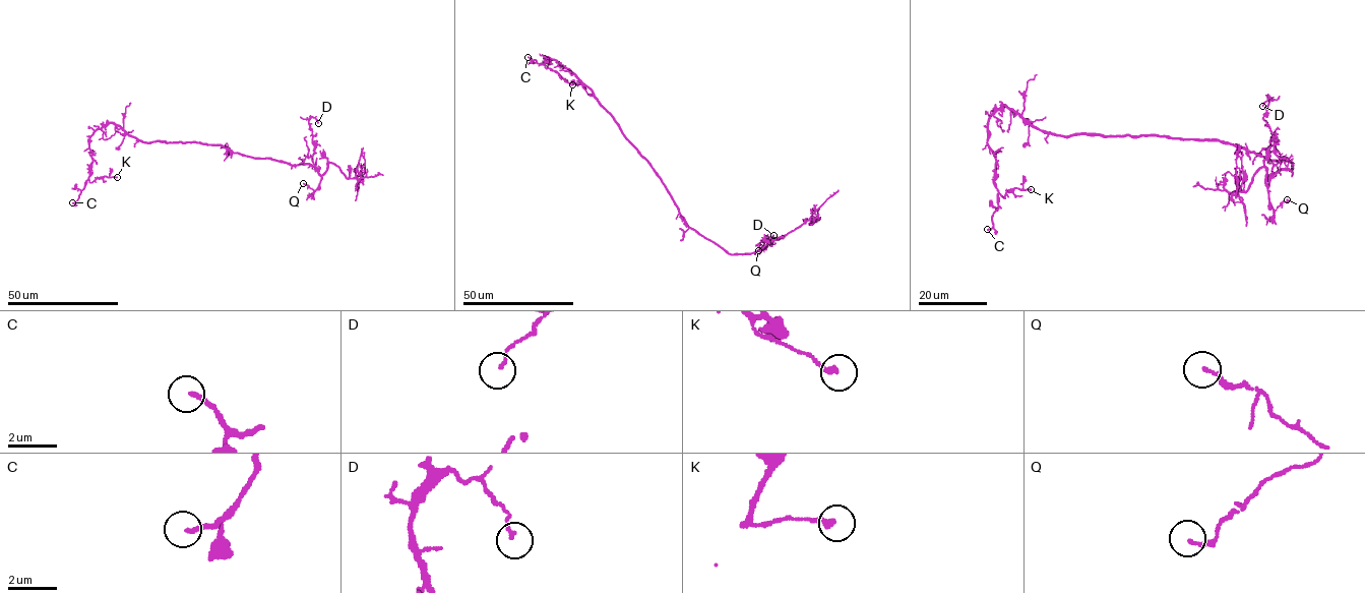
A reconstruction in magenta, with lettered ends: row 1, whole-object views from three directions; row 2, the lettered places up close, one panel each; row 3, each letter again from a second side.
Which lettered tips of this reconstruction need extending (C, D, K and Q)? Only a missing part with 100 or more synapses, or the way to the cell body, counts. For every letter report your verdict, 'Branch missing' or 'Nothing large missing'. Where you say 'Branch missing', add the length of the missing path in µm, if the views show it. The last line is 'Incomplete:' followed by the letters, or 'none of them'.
C: Nothing large missing
D: Nothing large missing
K: Nothing large missing
Q: Nothing large missing
Incomplete: none of them

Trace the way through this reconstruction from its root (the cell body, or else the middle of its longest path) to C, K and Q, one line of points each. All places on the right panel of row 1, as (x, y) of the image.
C: (1173, 138), (1058, 136), (1030, 125), (1002, 106), (987, 125), (998, 191), (998, 209), (987, 229)
K: (1173, 138), (1058, 136), (1002, 106), (987, 125), (994, 185), (1003, 197), (1014, 188), (1031, 189)
Q: (1173, 138), (1218, 139), (1269, 160), (1289, 160), (1292, 170), (1278, 170), (1267, 188), (1275, 210), (1287, 199)

